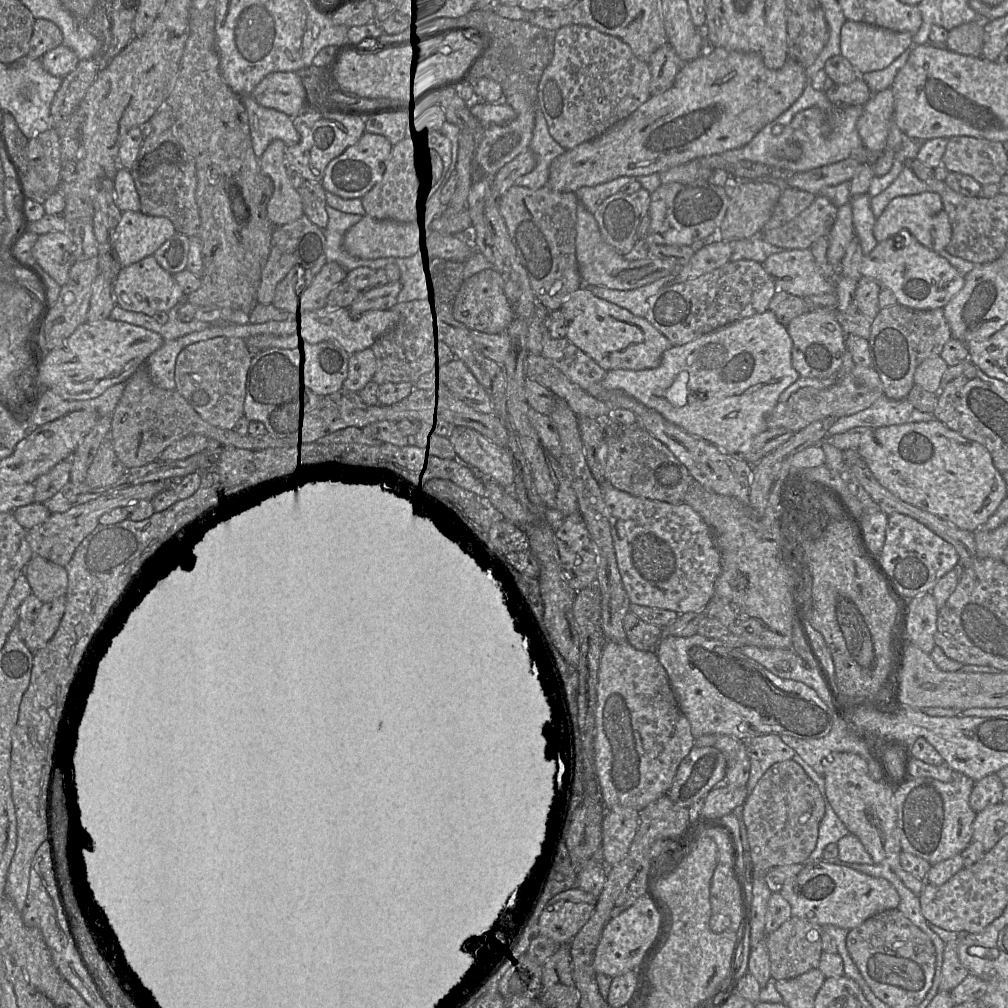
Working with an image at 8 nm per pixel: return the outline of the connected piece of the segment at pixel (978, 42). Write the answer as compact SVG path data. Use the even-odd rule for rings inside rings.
M977 23L962 24L948 33L947 48L967 56L981 57L984 26Z

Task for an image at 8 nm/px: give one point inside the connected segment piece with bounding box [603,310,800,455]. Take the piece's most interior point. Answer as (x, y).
(721, 386)

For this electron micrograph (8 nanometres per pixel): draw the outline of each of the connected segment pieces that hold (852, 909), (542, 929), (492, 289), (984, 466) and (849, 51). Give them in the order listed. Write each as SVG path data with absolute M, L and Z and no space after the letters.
M824 859L805 862L797 875L783 883L780 893L790 903L793 916L821 926L833 925L846 930L858 927L878 913L898 909L900 904L899 893L888 880Z
M578 886L555 895L539 920L539 934L558 945L569 944L589 921L598 897Z
M487 269L467 278L455 303L455 318L470 330L486 334L506 332L513 321L514 311L503 291L504 283L504 276L494 269Z
M938 419L876 428L872 436L859 445L857 452L884 488L902 501L963 530L974 532L986 524L1007 495L1003 474L994 466L986 448L951 430Z
M847 20L841 29L840 46L840 54L849 60L859 74L864 74L885 69L904 51L913 47L914 43L913 36L909 33Z

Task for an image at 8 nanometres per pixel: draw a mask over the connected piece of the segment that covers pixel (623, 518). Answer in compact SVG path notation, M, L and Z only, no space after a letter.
M607 480L602 482L600 485L607 508L607 516L610 522L617 565L630 602L641 606L674 611L678 615L699 611L704 608L714 595L715 582L721 574L722 567L721 555L717 548L712 532L709 526L700 517L700 515L687 503L669 504L666 502L634 496L628 492L615 488Z

